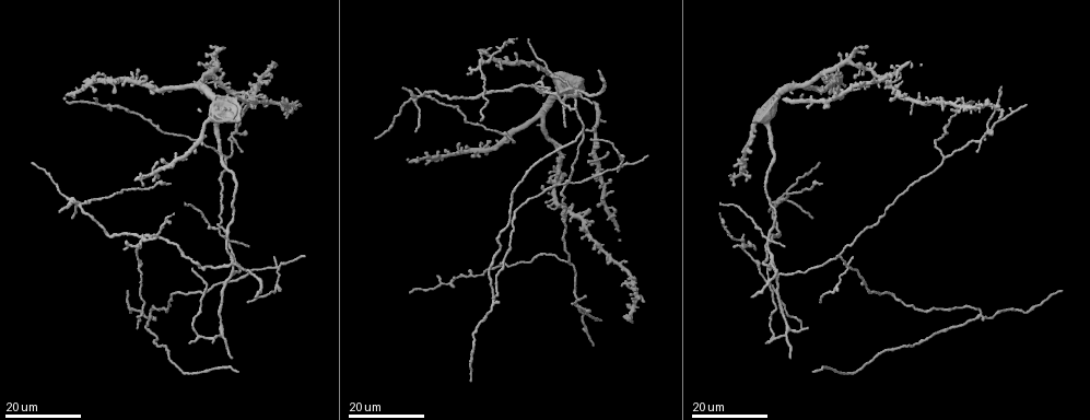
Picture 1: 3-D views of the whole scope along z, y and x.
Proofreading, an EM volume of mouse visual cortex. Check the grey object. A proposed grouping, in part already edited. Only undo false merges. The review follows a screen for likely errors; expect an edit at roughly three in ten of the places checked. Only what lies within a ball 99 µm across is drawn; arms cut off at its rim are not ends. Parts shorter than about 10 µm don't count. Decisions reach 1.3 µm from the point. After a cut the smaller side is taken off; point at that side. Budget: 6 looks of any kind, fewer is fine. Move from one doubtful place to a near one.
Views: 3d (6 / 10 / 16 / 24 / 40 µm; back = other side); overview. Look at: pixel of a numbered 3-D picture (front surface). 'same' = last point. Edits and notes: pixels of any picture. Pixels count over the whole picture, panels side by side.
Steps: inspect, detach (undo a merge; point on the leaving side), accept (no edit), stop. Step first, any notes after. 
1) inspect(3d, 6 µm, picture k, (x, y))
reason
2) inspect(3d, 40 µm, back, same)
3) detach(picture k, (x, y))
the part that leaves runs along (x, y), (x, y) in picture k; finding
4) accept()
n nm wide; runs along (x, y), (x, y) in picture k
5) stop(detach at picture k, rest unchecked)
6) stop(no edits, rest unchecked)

inspect(3d, 16 µm, picture 1, (980, 314))
three-way junction

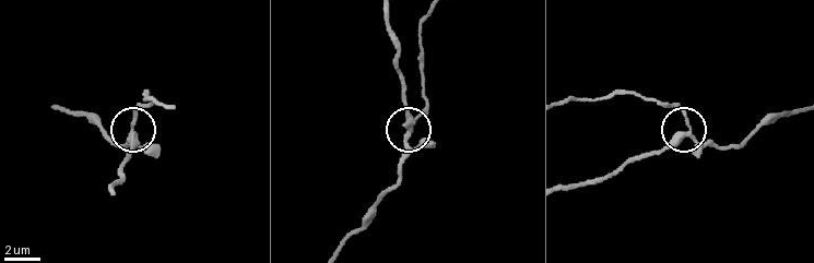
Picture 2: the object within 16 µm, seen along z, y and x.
inspect(3d, 6 µm, picture 2, (692, 135))
closer look

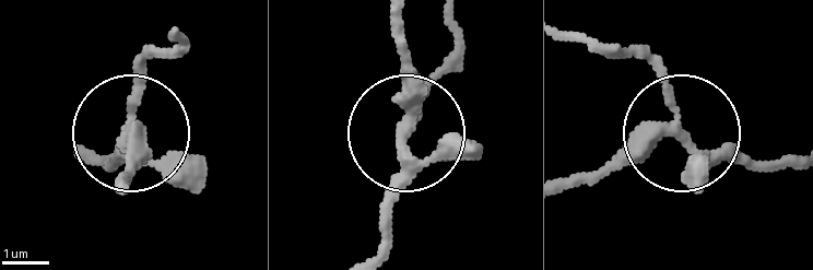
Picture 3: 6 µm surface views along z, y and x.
detach(picture 3, (145, 57))
3 arms; the part that leaves runs along (681, 120), (634, 58), (563, 42) in picture 3; two cells meet here

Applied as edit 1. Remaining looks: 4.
inspect(3d, 24 µm, picture 1, (563, 104))
arms part here

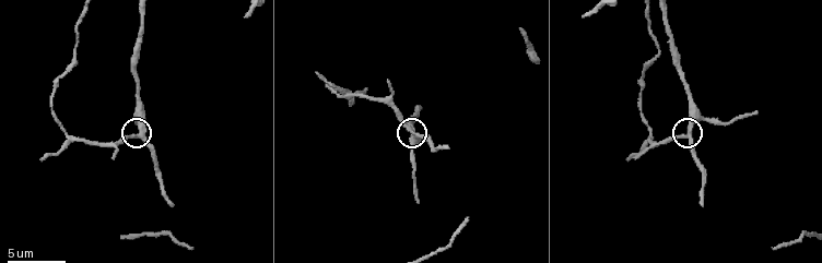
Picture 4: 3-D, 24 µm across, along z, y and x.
inspect(3d, 10 µm, picture 4, (688, 133))
closer look

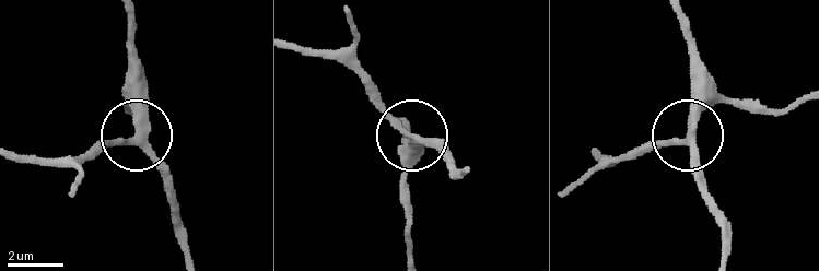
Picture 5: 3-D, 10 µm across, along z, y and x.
accept()
side arm 31 µm; 3 arms; all the same cell

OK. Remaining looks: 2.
inspect(3d, 24 µm, picture 1, (224, 241))
four arms meet

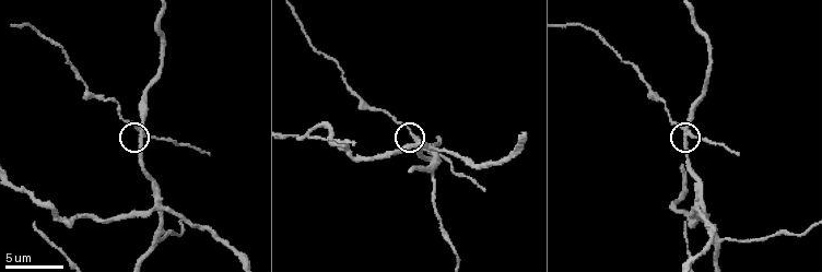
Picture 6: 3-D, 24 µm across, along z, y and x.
inspect(3d, 10 µm, picture 6, (140, 131))
zoom in

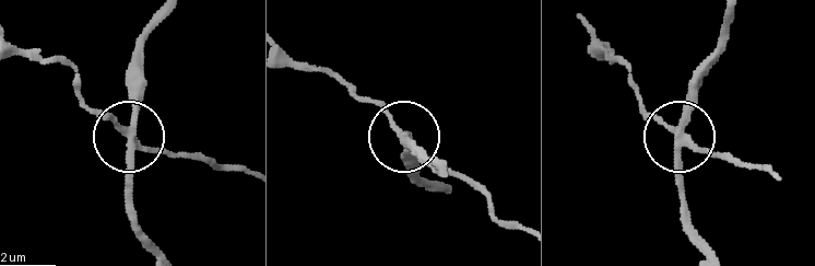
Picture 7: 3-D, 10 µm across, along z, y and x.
detach(picture 7, (157, 152))
a second cell is stuck on

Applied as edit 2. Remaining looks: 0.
stop(detach at picture 3, detach at picture 7, rest unchecked)

